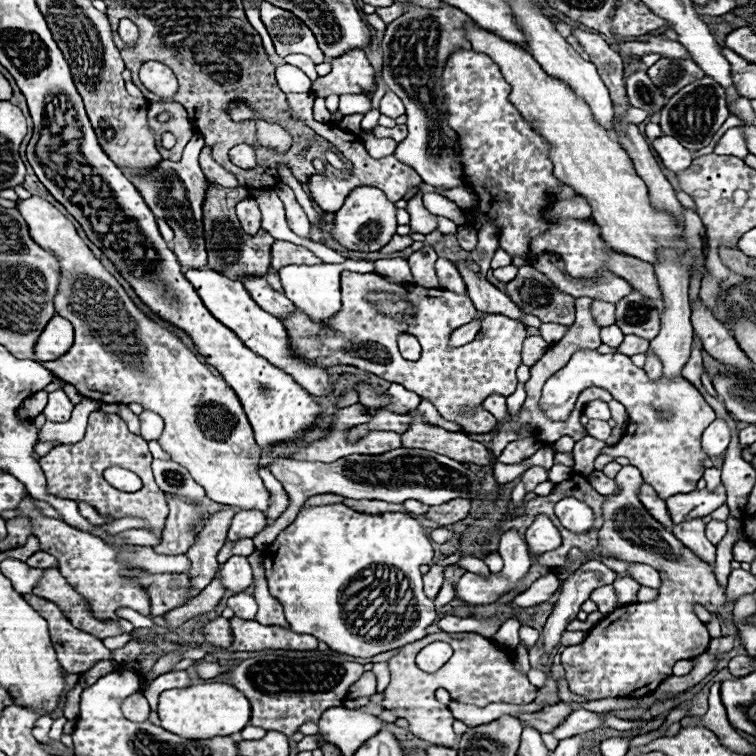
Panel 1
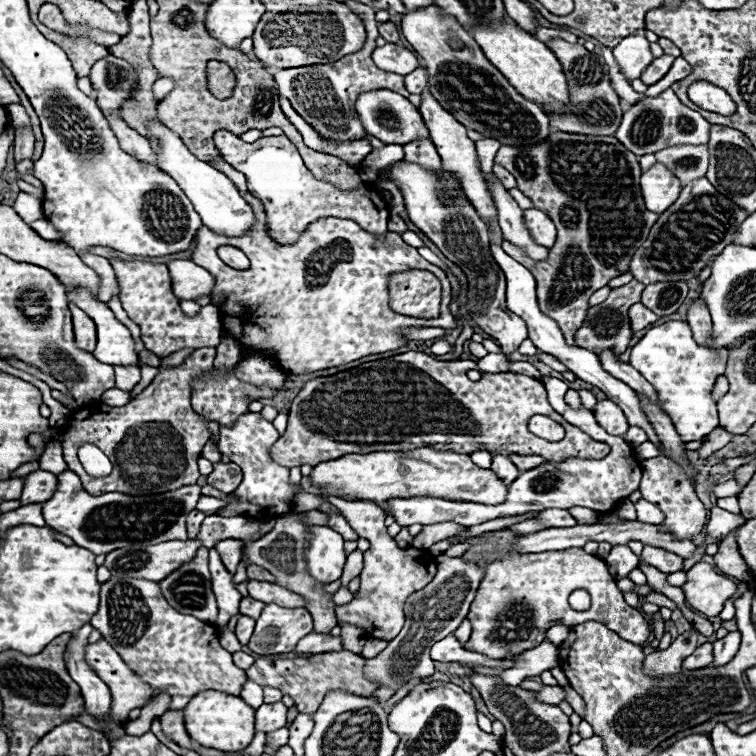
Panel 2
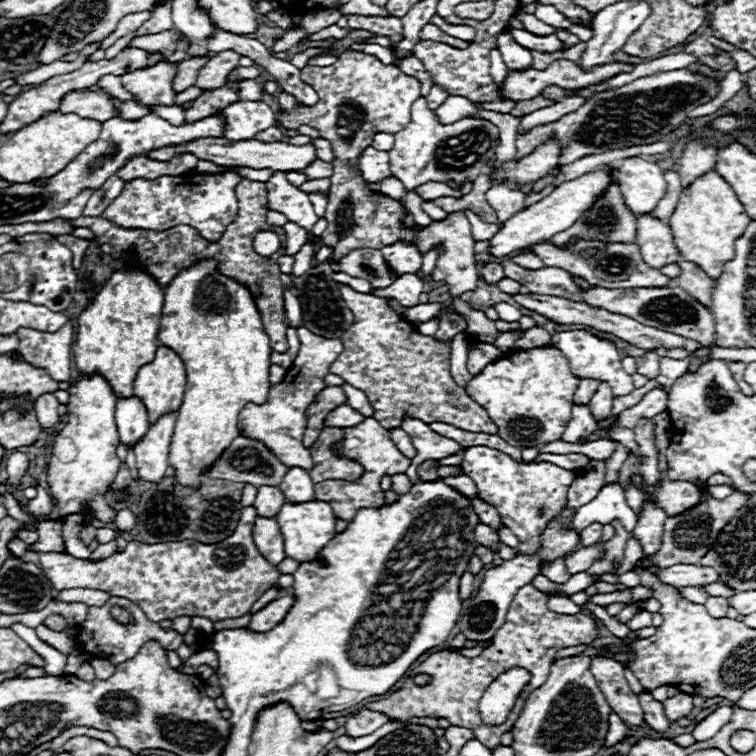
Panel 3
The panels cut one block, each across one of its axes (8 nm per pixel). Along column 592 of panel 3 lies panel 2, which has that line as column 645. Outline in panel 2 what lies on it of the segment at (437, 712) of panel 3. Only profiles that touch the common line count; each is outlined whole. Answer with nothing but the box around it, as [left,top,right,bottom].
[464,548,650,658]

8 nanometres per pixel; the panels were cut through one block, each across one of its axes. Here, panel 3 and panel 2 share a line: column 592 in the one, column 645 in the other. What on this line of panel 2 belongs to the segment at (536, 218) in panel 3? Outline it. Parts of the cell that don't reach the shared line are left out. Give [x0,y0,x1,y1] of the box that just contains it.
[640,162,682,214]

